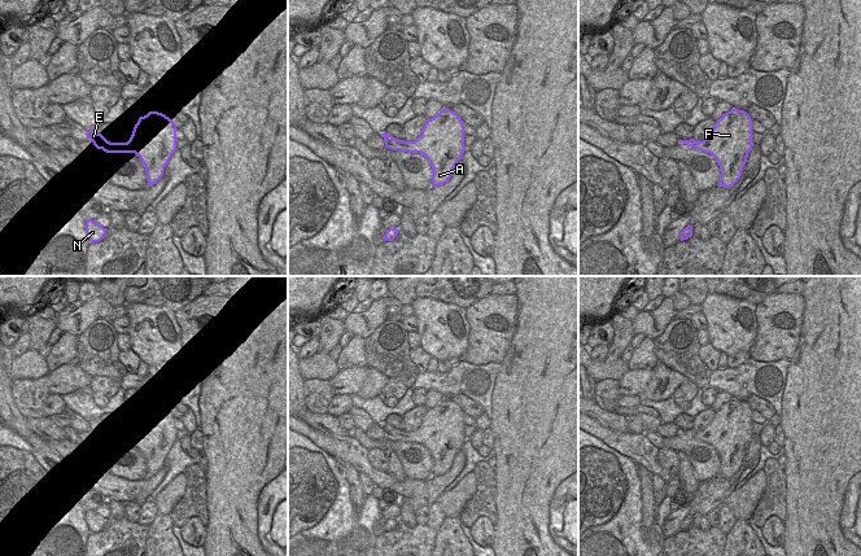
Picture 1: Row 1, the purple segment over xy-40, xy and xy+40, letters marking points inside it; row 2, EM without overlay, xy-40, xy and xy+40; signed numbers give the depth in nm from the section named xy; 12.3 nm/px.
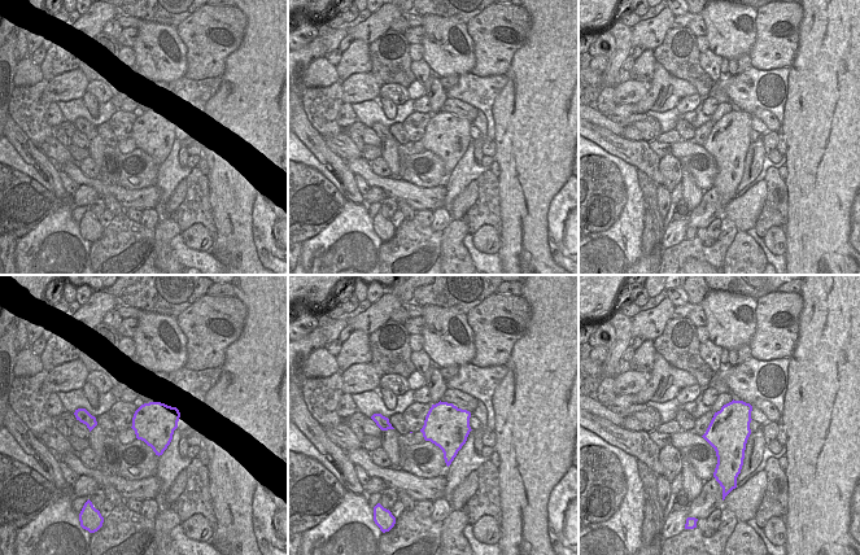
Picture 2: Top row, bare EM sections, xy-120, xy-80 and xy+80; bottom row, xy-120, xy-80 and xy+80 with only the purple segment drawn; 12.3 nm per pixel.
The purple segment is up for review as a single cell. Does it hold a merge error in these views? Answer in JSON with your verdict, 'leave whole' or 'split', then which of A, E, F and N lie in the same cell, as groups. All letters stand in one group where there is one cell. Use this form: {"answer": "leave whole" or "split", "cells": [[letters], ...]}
{"answer": "leave whole", "cells": [["A", "E", "F", "N"]]}

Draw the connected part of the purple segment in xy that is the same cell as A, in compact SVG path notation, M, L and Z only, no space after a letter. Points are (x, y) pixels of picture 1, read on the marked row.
M450 109L428 119L415 141L405 141L384 132L385 146L392 150L420 153L430 162L432 187L443 185L453 175L464 150L464 122Z

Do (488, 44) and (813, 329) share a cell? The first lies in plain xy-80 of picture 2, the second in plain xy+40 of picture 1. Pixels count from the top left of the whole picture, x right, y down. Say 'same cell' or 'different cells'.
different cells

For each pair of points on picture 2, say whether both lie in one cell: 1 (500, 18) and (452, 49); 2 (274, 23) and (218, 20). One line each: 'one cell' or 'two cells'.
1: two cells
2: two cells

